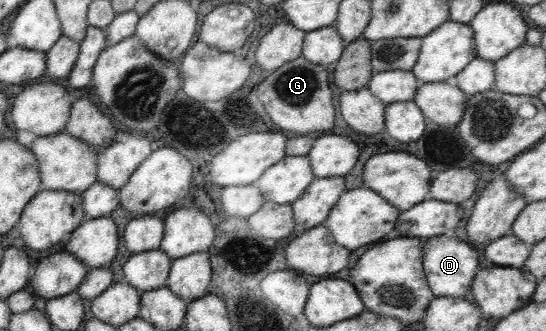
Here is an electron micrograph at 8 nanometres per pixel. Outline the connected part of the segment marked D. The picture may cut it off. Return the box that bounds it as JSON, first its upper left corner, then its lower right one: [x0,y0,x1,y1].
[422,234,479,297]

